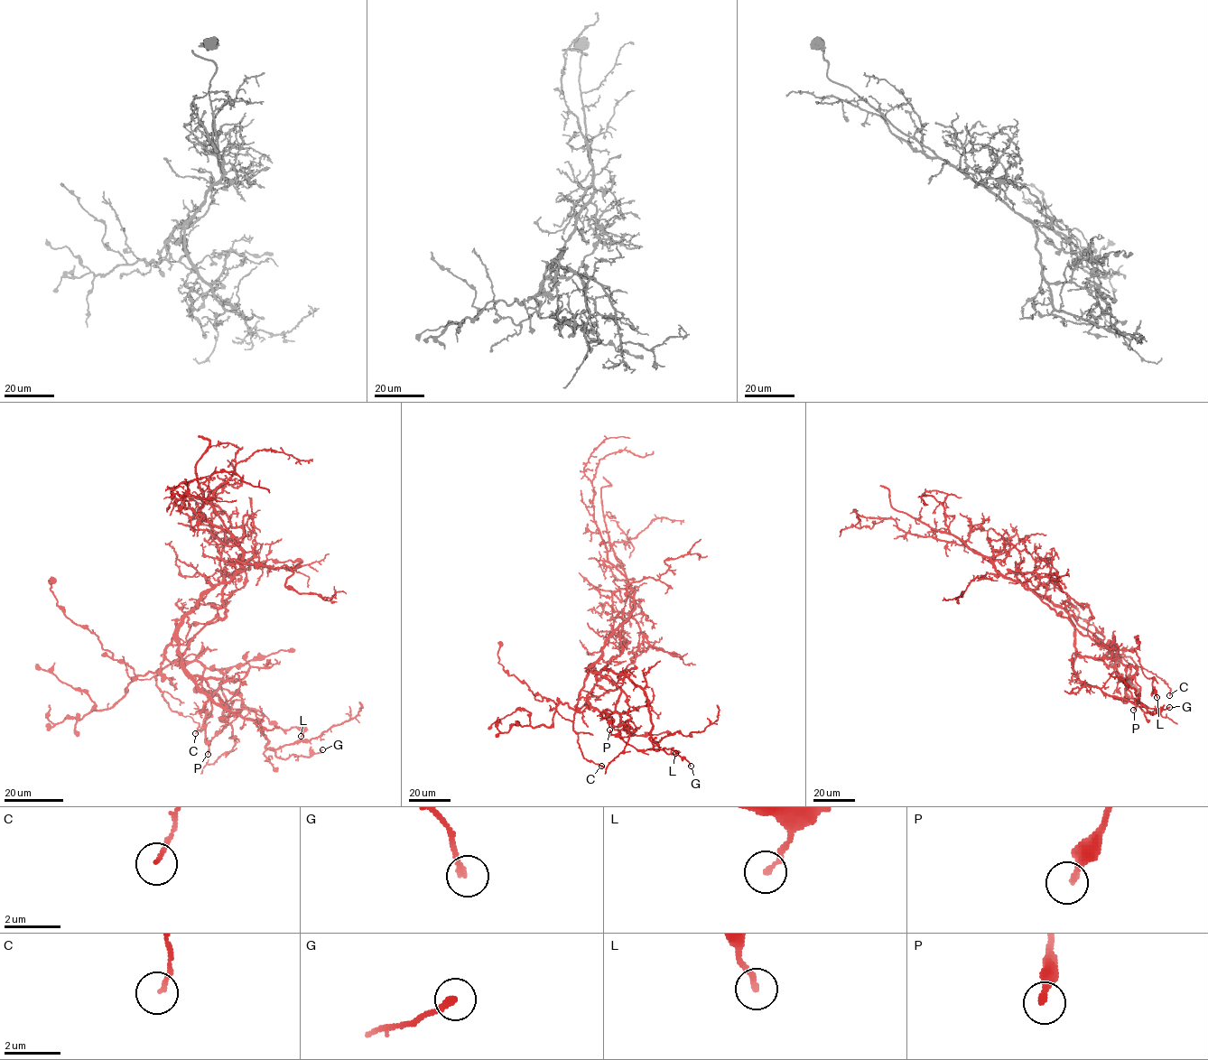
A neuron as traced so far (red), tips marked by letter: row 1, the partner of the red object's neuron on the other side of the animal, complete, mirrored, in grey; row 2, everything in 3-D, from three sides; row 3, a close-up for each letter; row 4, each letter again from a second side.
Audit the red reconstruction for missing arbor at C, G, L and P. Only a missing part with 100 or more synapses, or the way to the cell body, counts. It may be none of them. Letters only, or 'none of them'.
none of them

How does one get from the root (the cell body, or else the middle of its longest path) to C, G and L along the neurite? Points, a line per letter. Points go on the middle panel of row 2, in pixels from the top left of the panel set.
C: (606, 641), (601, 656), (588, 669), (572, 721), (582, 756), (601, 766)
G: (606, 641), (601, 656), (588, 670), (611, 669), (637, 684), (647, 699), (651, 738), (691, 766)
L: (606, 641), (601, 656), (588, 669), (579, 698), (606, 712), (627, 744), (640, 749), (672, 748), (675, 753)

